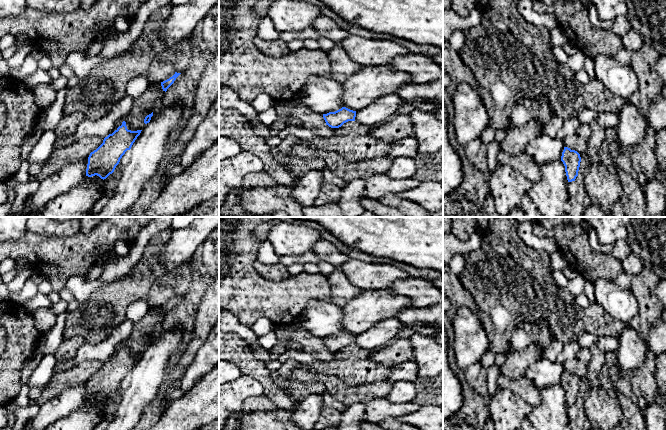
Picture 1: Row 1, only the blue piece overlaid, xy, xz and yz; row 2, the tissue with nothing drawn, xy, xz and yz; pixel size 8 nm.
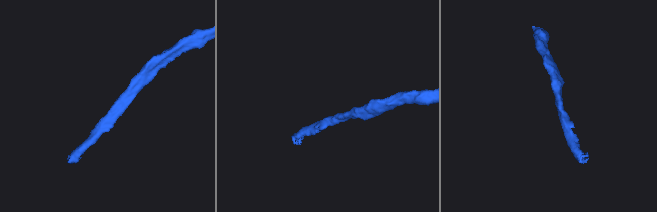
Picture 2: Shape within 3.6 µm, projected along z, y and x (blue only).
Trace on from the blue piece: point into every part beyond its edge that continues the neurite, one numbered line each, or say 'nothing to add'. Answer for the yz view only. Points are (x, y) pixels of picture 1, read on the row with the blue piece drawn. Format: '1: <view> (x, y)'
nothing to add

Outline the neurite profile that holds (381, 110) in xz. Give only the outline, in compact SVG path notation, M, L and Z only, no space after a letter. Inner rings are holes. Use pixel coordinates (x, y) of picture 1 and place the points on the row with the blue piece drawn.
M395 93L375 99L366 107L356 111L355 122L375 126L389 121L404 103Z

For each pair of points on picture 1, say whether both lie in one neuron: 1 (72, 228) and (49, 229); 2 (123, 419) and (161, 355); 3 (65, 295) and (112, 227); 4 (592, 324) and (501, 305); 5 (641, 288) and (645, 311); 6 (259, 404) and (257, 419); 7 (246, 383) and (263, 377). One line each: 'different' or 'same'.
1: same
2: same
3: different
4: same
5: same
6: different
7: different

